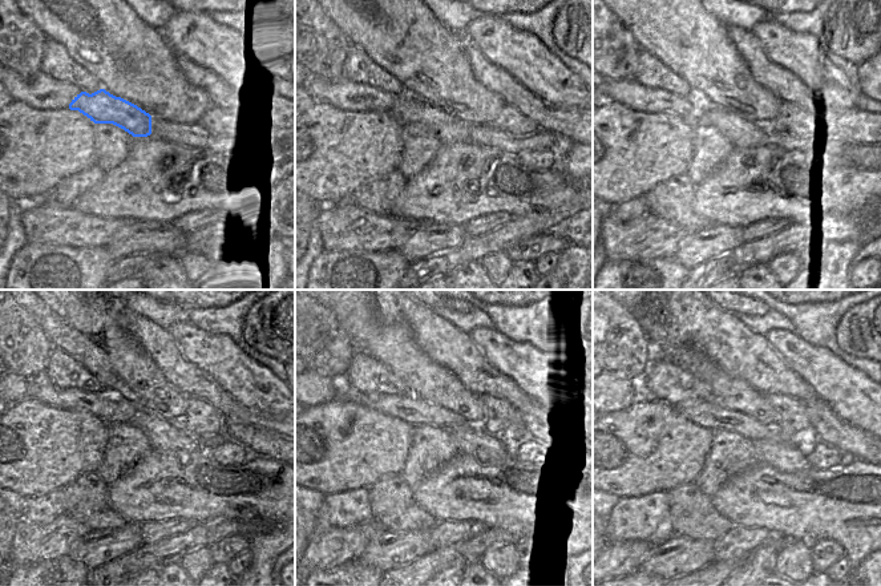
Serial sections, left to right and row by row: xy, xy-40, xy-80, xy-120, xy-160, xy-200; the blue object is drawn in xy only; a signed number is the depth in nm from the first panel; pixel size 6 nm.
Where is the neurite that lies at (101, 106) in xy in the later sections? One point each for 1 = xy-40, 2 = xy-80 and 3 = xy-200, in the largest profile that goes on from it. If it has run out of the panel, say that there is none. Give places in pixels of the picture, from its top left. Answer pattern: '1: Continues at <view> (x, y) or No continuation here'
1: Continues at xy-40 (448, 130)
2: Continues at xy-80 (746, 132)
3: Continues at xy-200 (788, 456)

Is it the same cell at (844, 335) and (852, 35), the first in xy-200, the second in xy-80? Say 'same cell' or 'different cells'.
same cell

